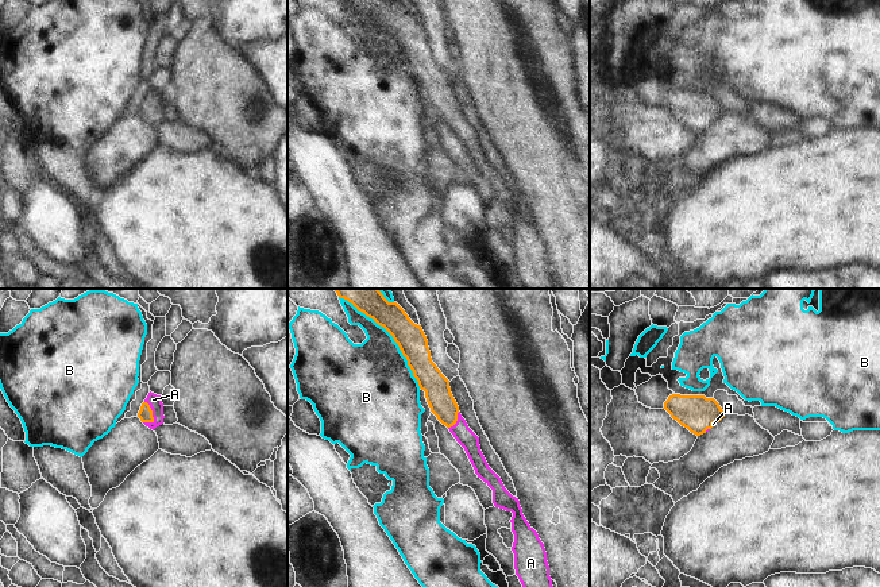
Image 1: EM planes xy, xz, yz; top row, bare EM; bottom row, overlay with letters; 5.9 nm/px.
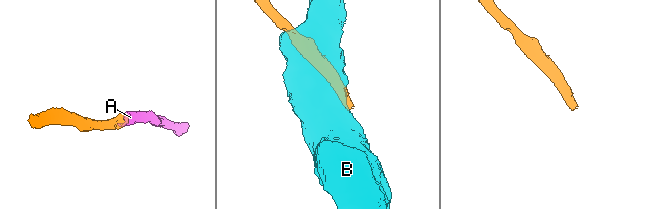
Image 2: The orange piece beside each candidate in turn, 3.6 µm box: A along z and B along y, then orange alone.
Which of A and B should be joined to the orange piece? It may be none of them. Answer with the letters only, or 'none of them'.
A.

